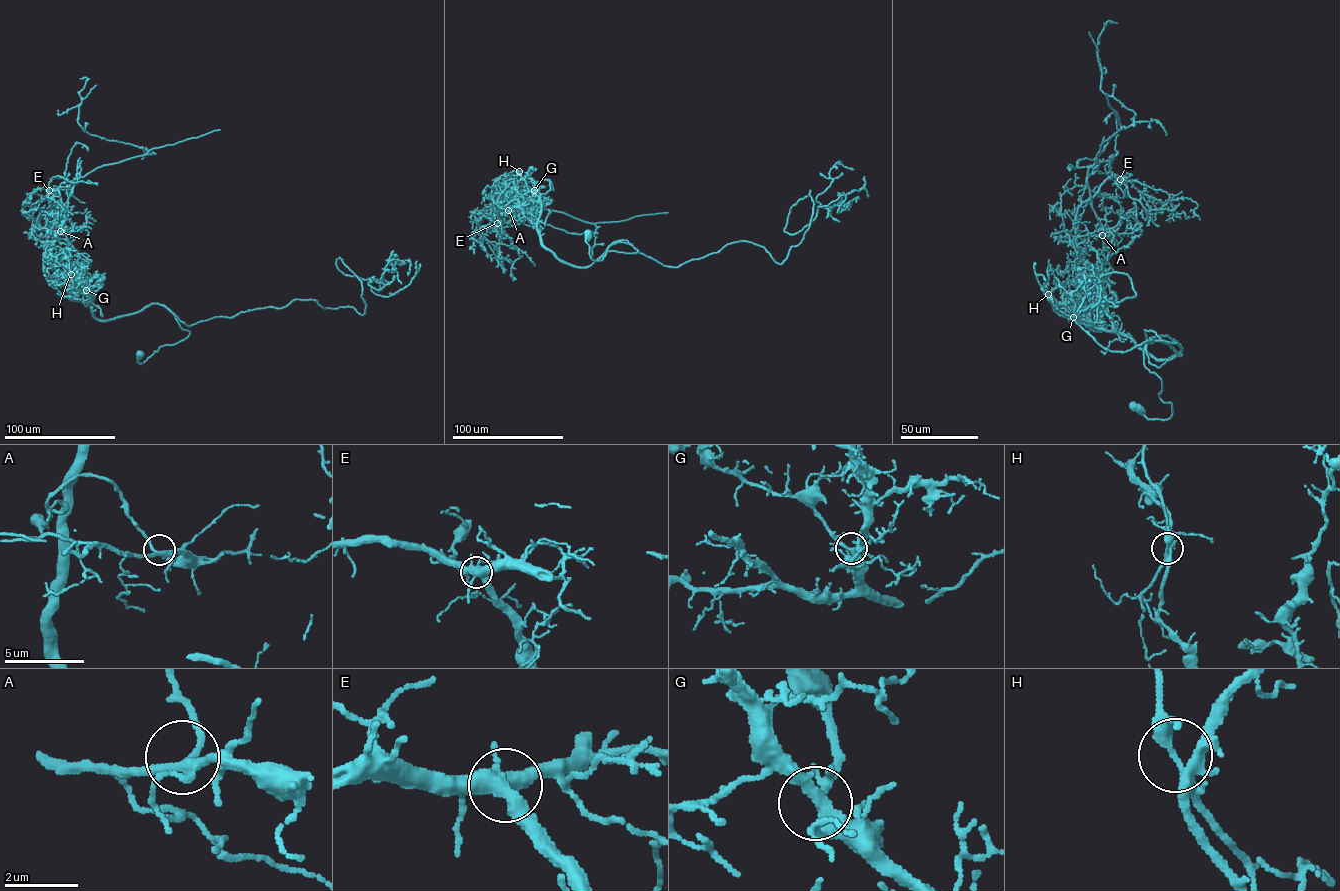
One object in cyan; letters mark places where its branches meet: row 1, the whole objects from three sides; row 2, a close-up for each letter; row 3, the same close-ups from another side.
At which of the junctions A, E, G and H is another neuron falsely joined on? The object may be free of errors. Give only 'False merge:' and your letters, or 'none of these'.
False merge: H

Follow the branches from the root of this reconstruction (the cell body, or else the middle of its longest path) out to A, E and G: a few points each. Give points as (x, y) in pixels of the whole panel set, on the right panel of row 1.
A: (1134, 406), (1171, 417), (1144, 347), (1181, 348), (1155, 359), (1114, 329), (1084, 242), (1102, 235)
E: (1134, 406), (1171, 417), (1144, 347), (1181, 348), (1155, 359), (1115, 330), (1077, 243), (1078, 207), (1120, 179)
G: (1134, 406), (1148, 419), (1171, 417), (1144, 347), (1167, 336), (1181, 348), (1155, 359), (1124, 334), (1073, 317)

